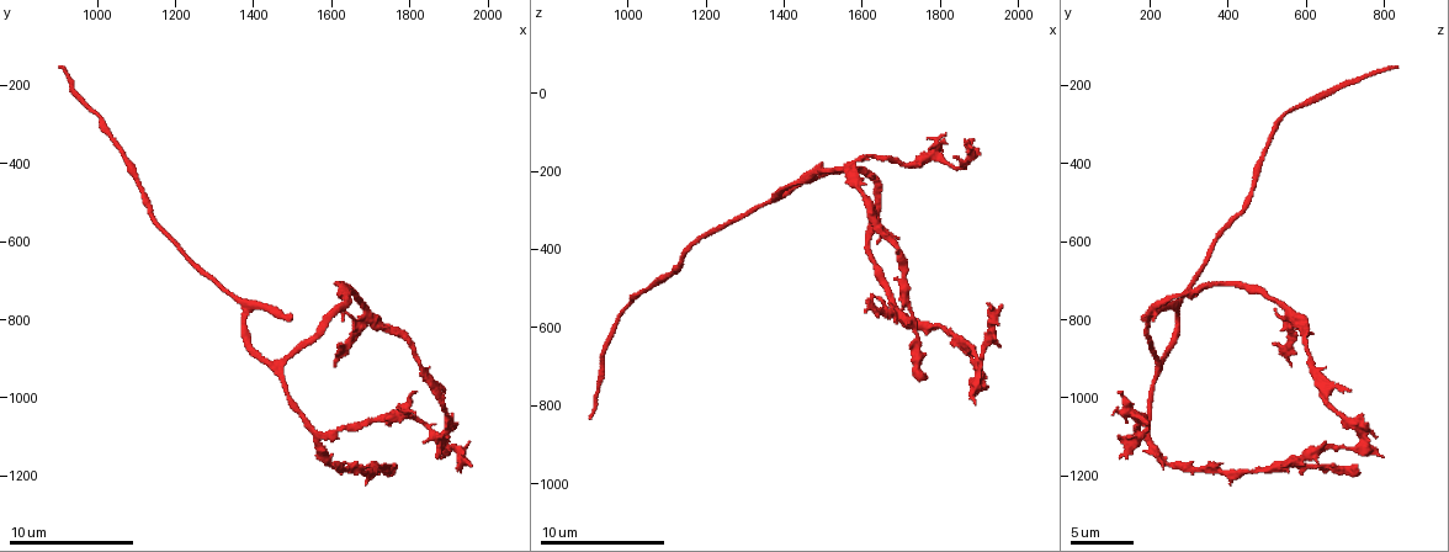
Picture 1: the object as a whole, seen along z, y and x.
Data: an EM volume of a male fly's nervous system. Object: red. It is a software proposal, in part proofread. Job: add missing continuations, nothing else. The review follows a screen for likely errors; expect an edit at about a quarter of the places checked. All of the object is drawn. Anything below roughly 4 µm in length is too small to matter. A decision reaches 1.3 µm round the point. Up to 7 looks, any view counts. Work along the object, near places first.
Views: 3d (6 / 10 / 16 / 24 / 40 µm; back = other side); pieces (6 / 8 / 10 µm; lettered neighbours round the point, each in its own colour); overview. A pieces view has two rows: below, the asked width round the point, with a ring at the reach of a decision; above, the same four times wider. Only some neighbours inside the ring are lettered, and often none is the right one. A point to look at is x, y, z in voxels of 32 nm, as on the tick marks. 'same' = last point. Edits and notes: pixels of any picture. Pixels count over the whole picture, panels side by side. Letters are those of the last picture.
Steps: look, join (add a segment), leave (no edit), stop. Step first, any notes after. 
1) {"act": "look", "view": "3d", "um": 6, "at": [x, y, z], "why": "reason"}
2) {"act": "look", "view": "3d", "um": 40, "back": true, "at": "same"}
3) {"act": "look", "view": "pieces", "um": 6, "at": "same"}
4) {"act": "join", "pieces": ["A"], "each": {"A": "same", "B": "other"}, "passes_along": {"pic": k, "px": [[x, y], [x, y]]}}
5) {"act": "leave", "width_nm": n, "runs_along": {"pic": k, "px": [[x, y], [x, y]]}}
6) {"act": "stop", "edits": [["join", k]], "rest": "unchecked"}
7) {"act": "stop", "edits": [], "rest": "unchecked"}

{"act": "look", "view": "3d", "um": 10, "at": [900, 160, 830]}

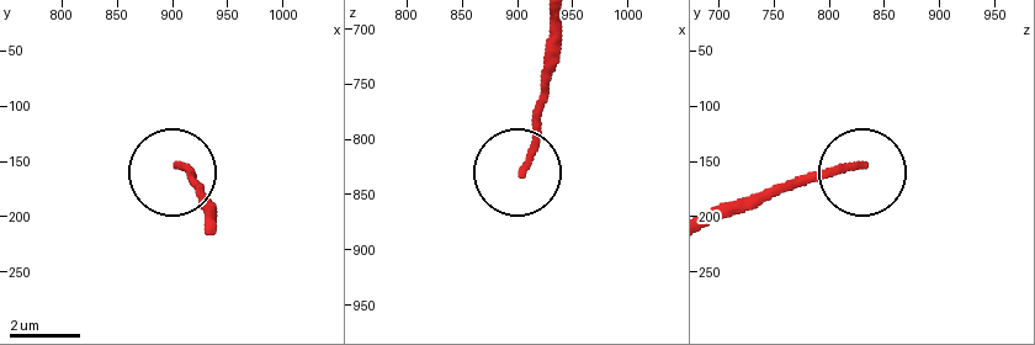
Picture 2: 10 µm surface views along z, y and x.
{"act": "look", "view": "pieces", "um": 6, "at": [904, 156, 826]}

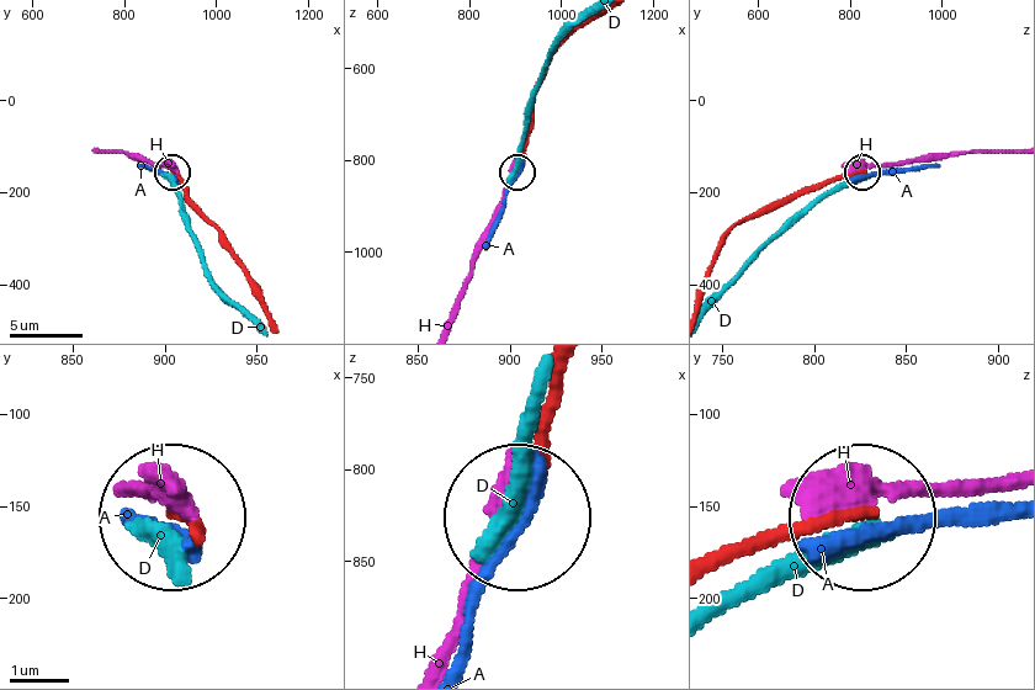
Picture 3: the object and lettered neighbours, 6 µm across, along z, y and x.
{"act": "leave", "each": {"A": "other", "D": "other", "H": "other"}, "runs_along": {"pic": 3, "px": [[710, 266], [721, 242], [743, 222], [860, 173]]}, "found": "no lettered segment goes on from it"}

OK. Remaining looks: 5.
{"act": "look", "view": "pieces", "um": 10, "at": [1605, 915, 560], "why": "an open end"}

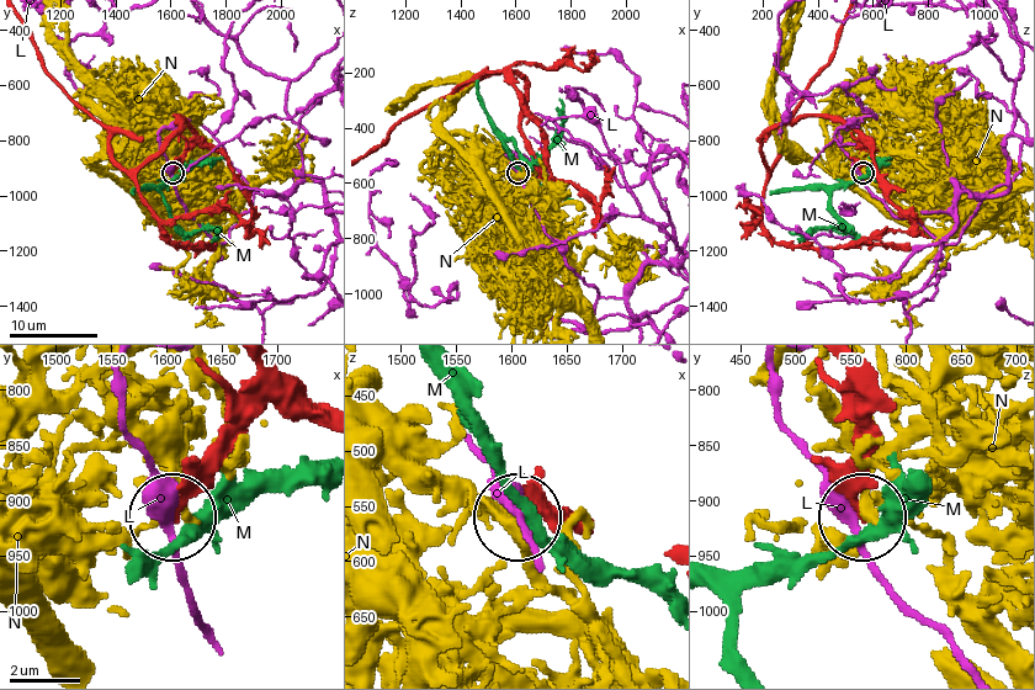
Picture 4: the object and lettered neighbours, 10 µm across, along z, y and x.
{"act": "leave", "each": {"L": "other", "M": "other", "N": "other"}, "runs_along": {"pic": 4, "px": [[765, 133], [807, 116], [838, 120], [856, 134], [861, 171]]}, "found": "no lettered segment goes on from it"}

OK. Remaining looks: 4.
{"act": "look", "view": "pieces", "um": 8, "at": [1495, 795, 180], "why": "branch stops here"}

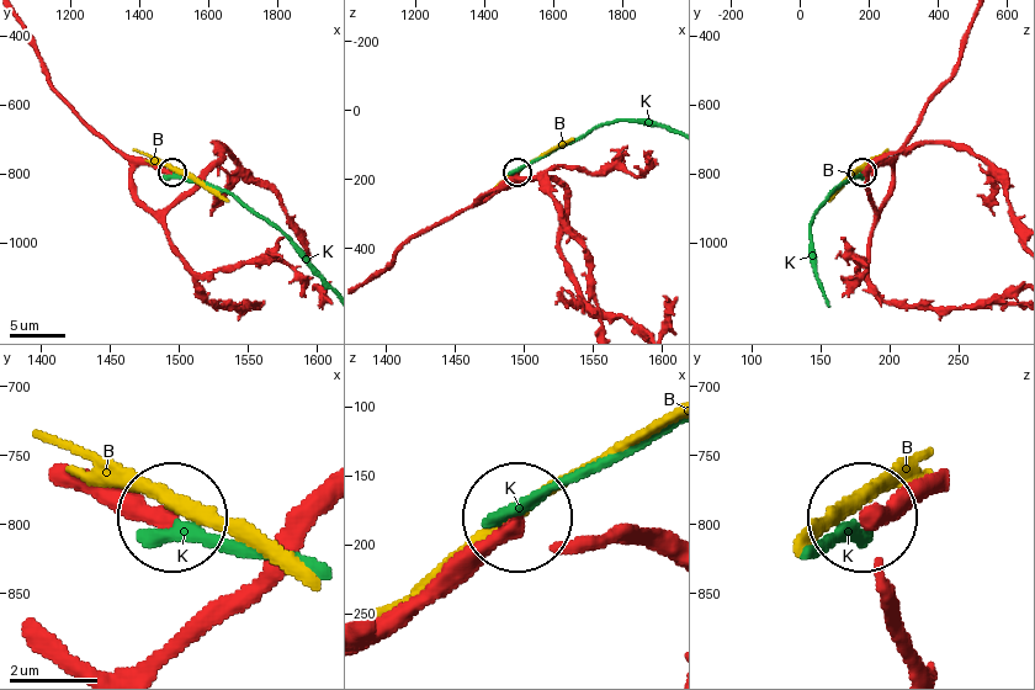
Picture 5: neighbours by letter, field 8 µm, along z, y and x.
{"act": "leave", "each": {"B": "other", "K": "other"}, "runs_along": {"pic": 5, "px": [[941, 483], [871, 511]]}, "found": "no lettered segment goes on from it"}

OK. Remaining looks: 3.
{"act": "stop", "edits": [], "rest": "unchecked"}

